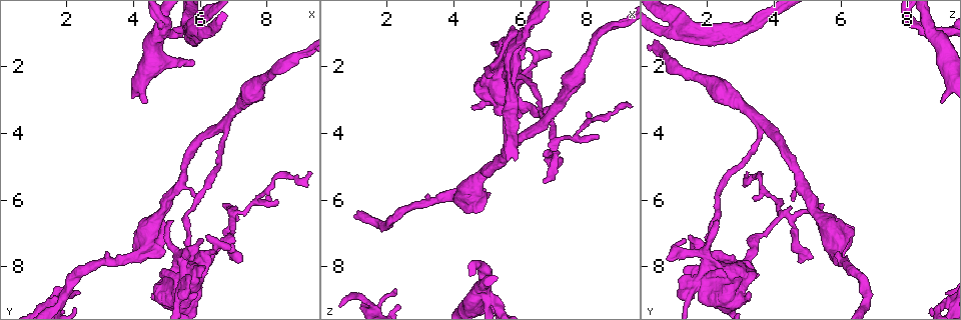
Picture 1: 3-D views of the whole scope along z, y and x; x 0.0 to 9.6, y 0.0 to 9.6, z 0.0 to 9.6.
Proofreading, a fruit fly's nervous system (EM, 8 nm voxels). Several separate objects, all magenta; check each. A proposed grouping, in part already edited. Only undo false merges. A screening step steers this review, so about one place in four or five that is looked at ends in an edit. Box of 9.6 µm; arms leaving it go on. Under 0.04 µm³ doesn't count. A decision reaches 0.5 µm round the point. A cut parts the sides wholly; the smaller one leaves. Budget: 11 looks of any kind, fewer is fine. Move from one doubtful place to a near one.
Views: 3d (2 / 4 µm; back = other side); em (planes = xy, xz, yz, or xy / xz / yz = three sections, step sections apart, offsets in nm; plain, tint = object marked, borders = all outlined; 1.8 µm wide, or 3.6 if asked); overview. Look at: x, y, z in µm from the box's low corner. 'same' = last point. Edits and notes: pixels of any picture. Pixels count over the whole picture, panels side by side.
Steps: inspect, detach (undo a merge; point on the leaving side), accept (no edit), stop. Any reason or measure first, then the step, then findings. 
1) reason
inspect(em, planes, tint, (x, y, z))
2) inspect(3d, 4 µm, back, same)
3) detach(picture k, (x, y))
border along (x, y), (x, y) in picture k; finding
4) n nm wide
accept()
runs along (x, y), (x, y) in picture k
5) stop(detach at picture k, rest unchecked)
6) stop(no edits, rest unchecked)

closes a loop
inspect(em, xy, step 16, tint, (6.00, 1.00, 1.20))

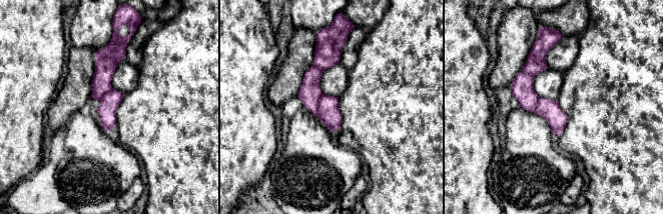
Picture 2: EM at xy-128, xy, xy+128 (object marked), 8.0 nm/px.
accept()
runs along (546, 47), (528, 93), (558, 132) in picture 2; all the same cell

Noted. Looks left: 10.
two arms at a narrow angle
inspect(em, xz, step 8, tint, (5.70, 1.00, 3.10))

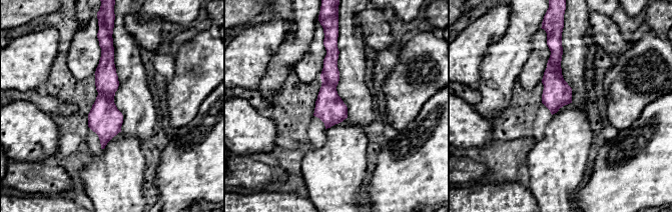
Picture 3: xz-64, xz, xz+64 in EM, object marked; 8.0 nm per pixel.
another direction
inspect(em, planes, tint, same)

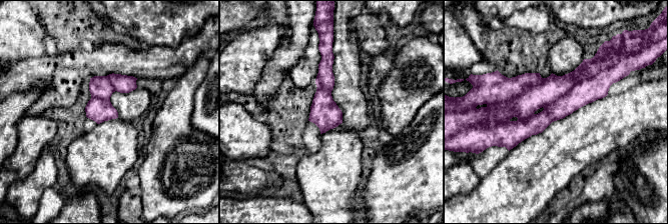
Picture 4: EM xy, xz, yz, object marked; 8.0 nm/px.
200 nm wide
accept()
runs along (326, 52), (322, 130) in picture 4; one cell here

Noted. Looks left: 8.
sharp bend
inspect(em, planes, tint, (4.75, 0.95, 8.70))

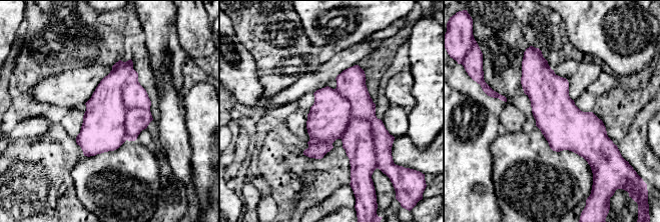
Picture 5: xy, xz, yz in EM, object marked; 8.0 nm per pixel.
detach(picture 5, (103, 127))
the part that leaves runs along (535, 56), (590, 161) in picture 5; two cells meet here

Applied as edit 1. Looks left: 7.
inspect(overview)

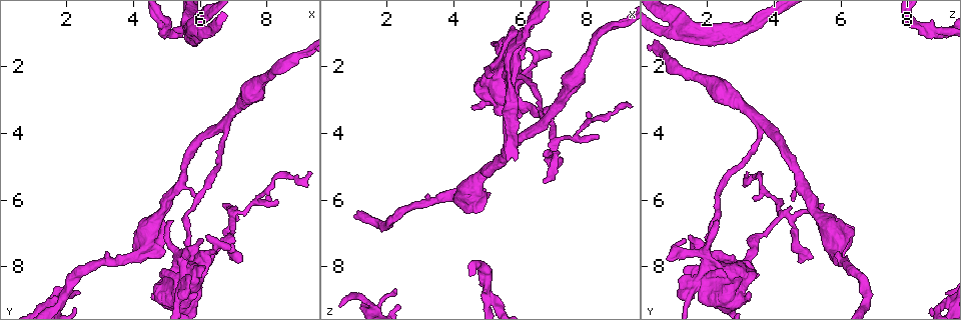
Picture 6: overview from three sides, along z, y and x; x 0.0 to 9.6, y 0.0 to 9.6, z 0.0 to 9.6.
calibre changes
inspect(3d, 4 µm, (4.10, 7.75, 5.90))

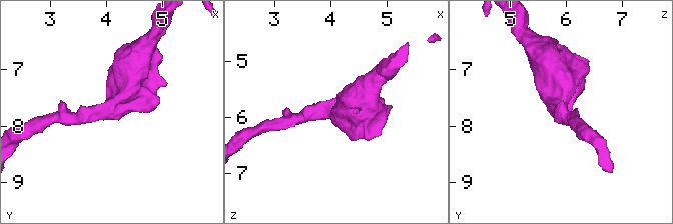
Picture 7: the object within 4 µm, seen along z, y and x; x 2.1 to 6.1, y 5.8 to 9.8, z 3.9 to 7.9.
arms of 220, 650 nm; now the EM
inspect(em, planes, tint, (4.05, 7.70, 5.90))

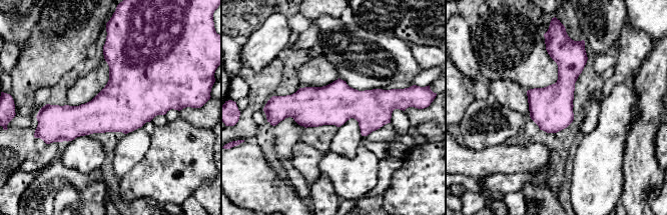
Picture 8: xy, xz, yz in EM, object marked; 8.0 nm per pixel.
accept()
runs along (273, 105), (394, 106) in picture 8; one cell here

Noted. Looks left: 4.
thick turns thin
inspect(em, planes, tint, (5.10, 8.90, 2.80))

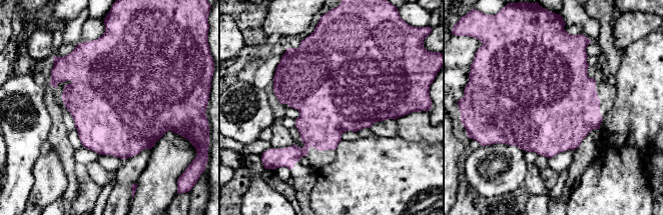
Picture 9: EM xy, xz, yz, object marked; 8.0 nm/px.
700 nm wide
accept()
one cell here

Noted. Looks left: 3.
stop(detach at picture 5, rest unchecked)

